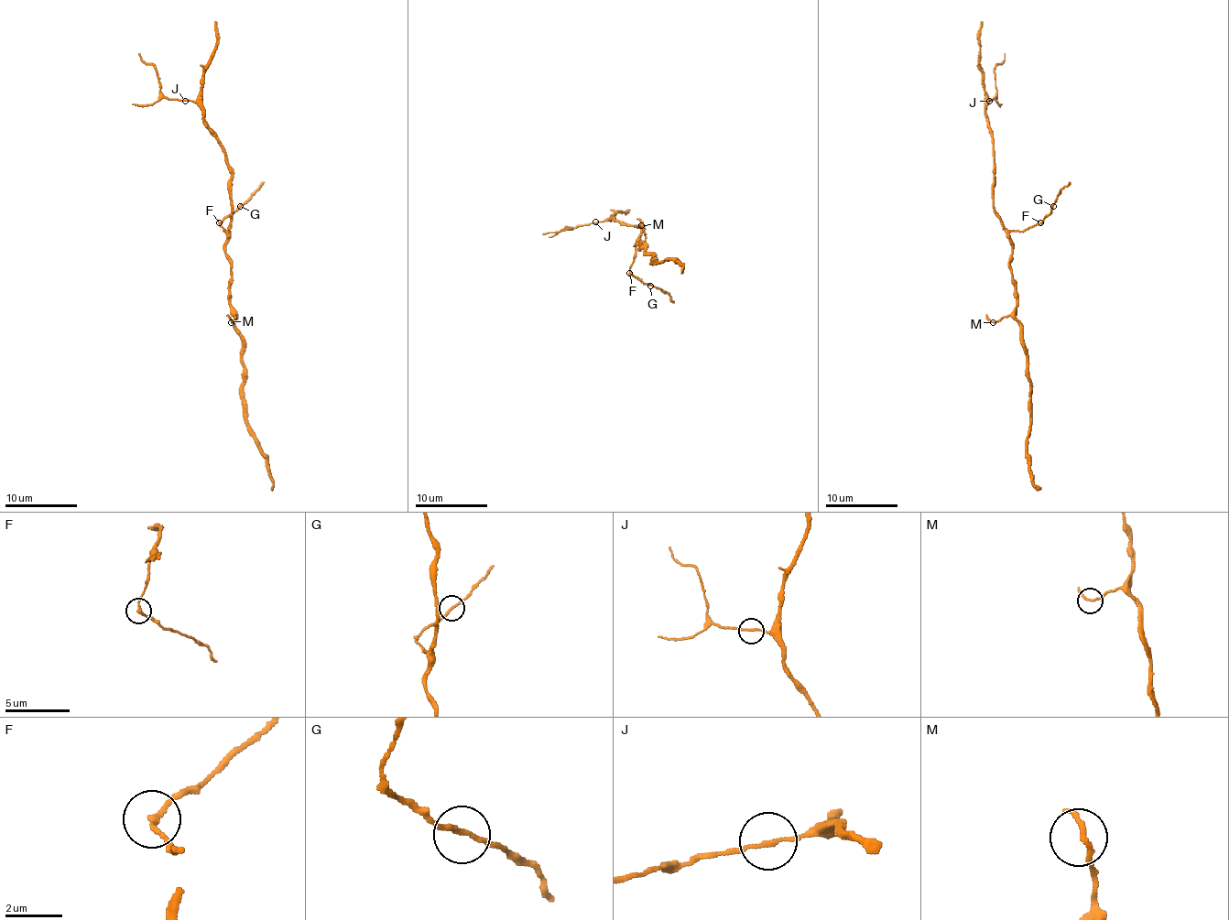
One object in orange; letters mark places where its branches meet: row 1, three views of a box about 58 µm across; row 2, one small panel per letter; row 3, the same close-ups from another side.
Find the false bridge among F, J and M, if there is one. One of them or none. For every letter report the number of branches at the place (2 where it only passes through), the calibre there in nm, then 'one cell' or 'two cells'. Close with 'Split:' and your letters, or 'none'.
F: 2 branches meet; 160 nm thick; two cells
J: 2 branches meet; 140 nm thick; one cell
M: 2 branches meet; 160 nm thick; one cell
Split: F

